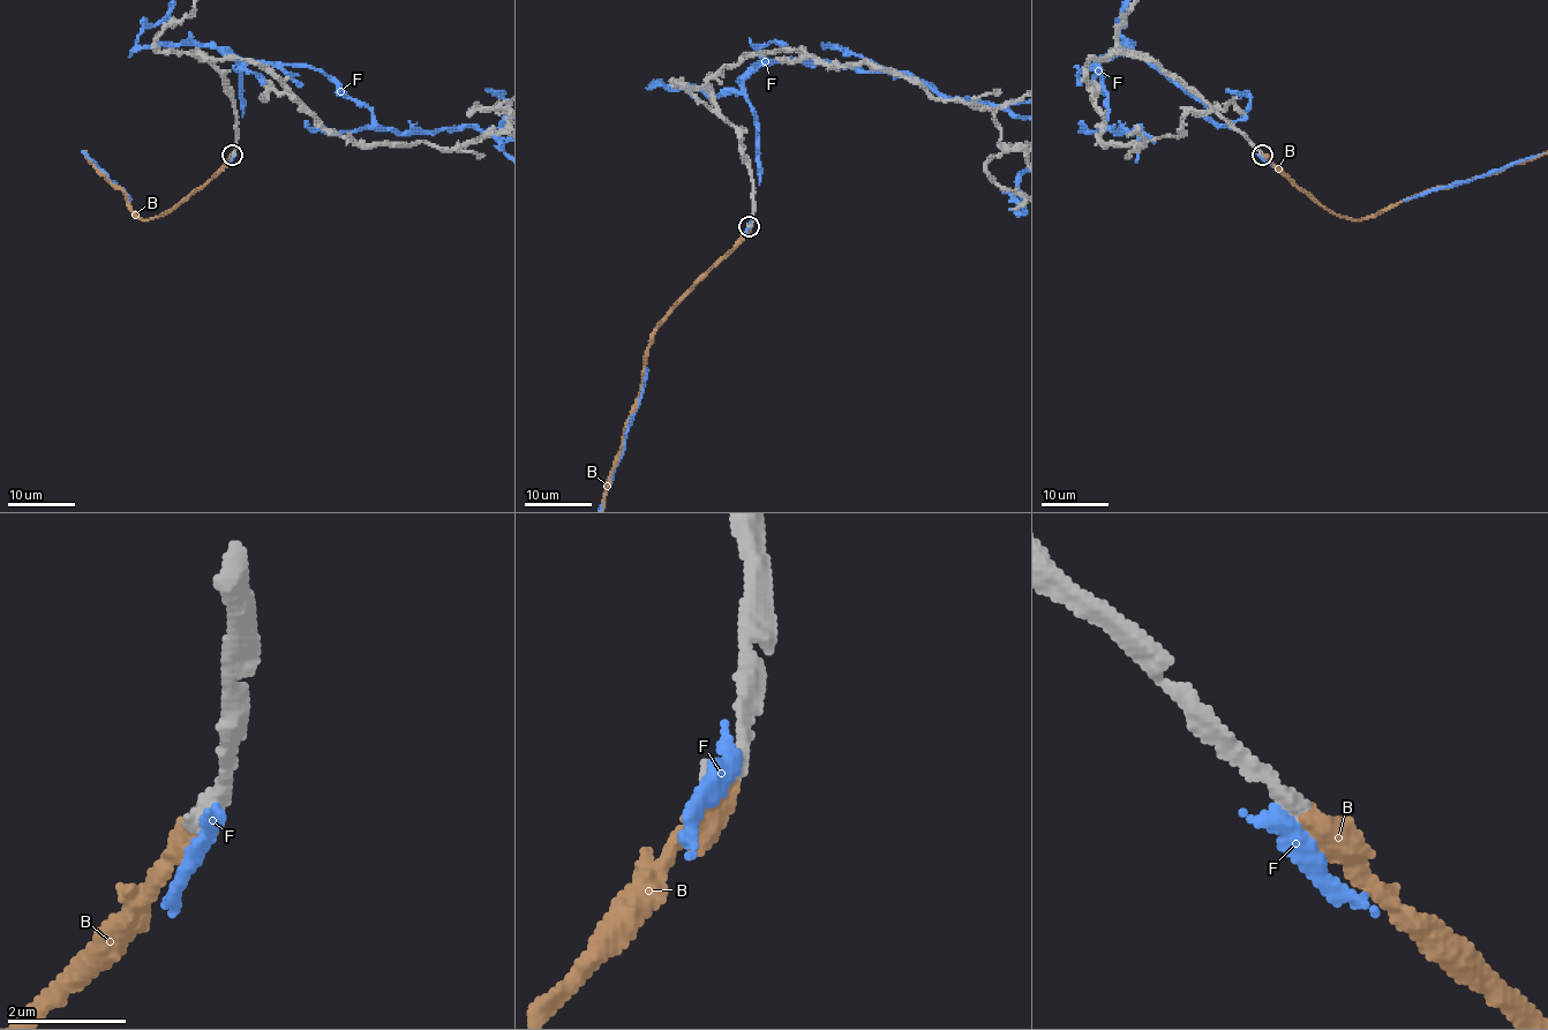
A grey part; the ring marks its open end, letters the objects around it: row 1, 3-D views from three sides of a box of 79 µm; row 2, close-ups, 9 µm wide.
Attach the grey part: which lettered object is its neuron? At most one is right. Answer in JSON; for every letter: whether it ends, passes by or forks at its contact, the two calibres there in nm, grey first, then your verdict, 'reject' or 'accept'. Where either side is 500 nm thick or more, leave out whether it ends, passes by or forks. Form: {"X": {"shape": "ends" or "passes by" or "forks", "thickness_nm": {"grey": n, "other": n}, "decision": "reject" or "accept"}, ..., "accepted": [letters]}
{"B": {"shape": "ends", "thickness_nm": {"grey": 380, "other": 480}, "decision": "accept"}, "F": {"shape": "ends", "thickness_nm": {"grey": 400, "other": 360}, "decision": "reject"}, "accepted": ["B"]}

